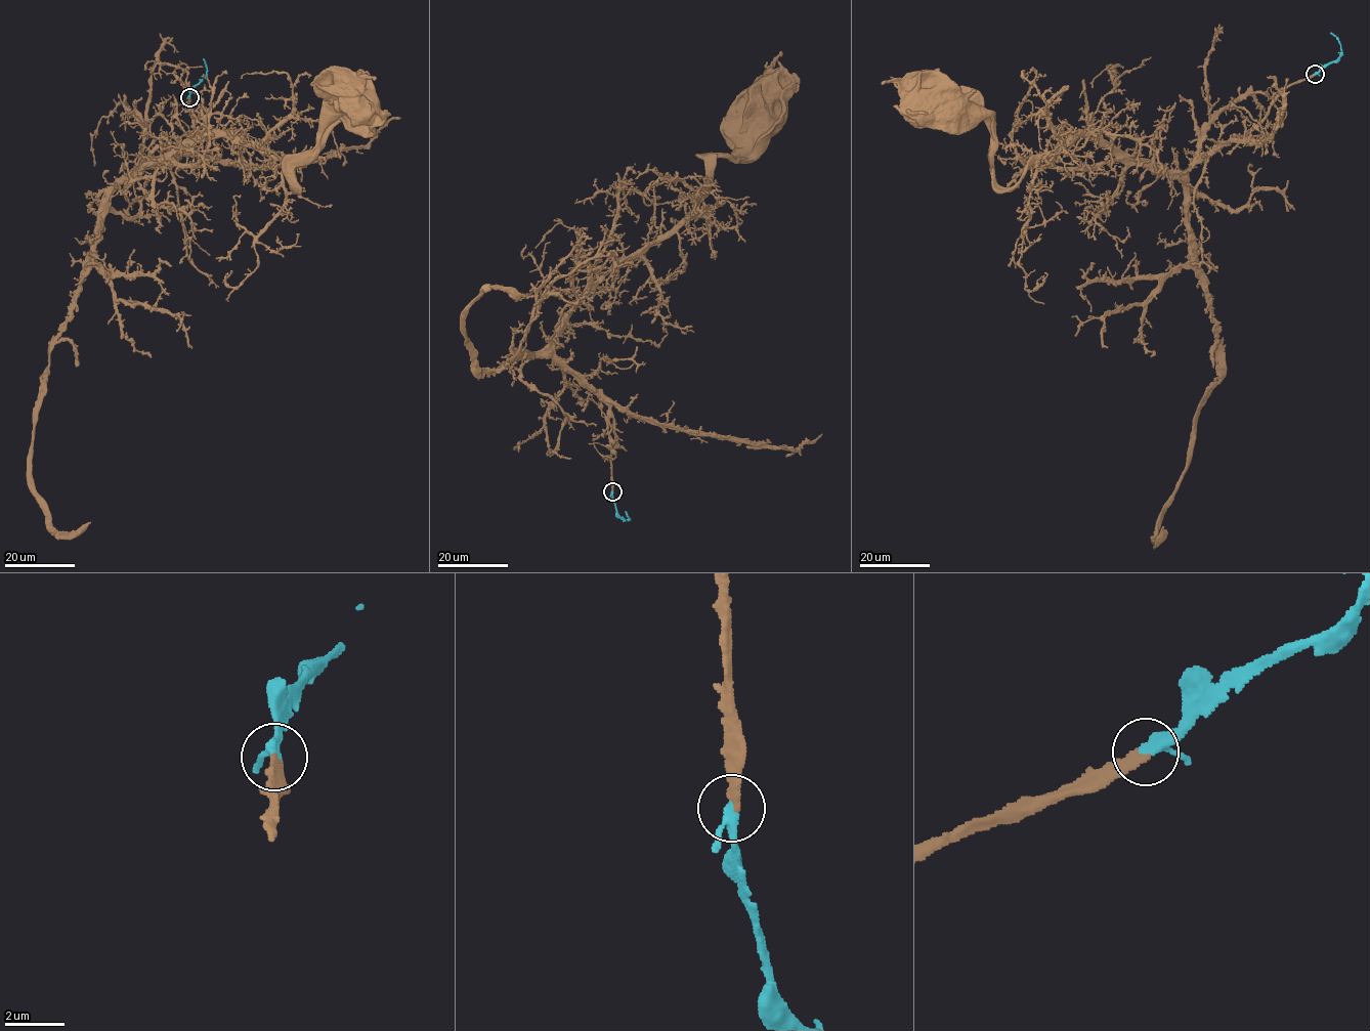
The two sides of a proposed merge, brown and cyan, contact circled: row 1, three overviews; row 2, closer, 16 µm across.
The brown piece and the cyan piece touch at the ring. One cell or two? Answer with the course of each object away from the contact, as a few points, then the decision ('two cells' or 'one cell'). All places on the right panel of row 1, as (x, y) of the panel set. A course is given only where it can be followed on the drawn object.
course brown (1314, 75), (1184, 171), (1135, 165), (1078, 134), (1001, 187), (991, 125), (971, 104), (929, 98); course cyan (1314, 74), (1339, 57), (1340, 43), (1330, 32); one cell

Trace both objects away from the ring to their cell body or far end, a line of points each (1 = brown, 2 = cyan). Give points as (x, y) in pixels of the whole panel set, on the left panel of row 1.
1: (189, 97), (190, 147), (133, 173), (176, 148), (231, 136), (284, 164), (291, 187), (320, 131), (367, 98)
2: (188, 96), (206, 75), (203, 58)

